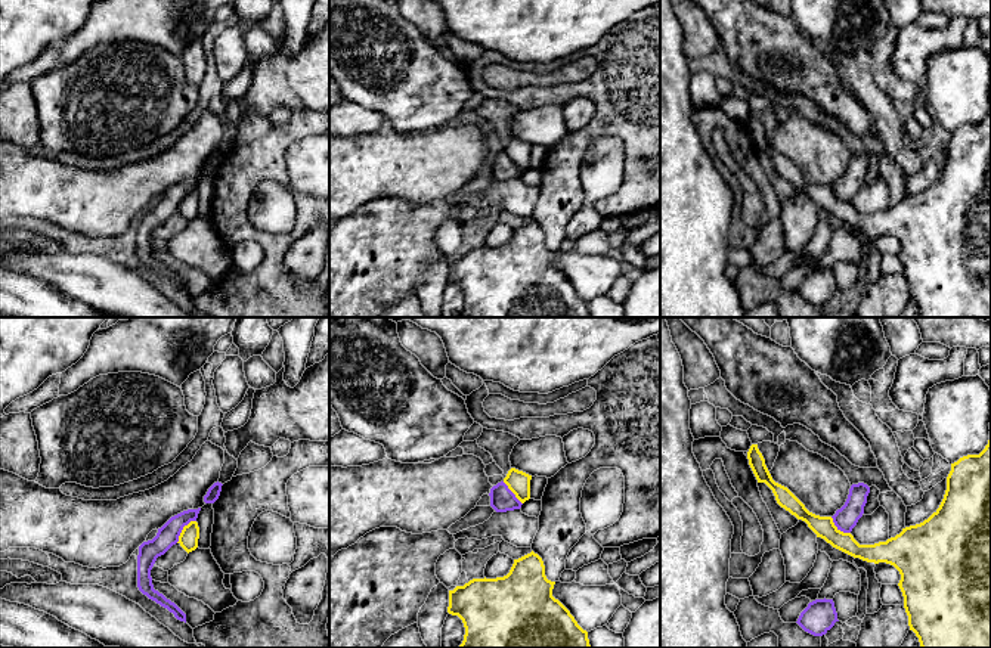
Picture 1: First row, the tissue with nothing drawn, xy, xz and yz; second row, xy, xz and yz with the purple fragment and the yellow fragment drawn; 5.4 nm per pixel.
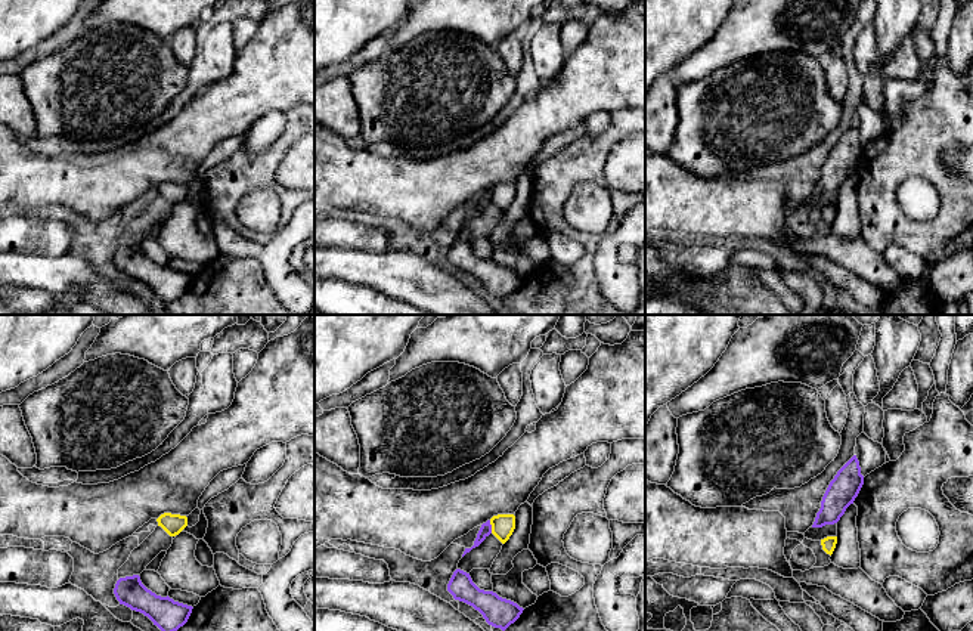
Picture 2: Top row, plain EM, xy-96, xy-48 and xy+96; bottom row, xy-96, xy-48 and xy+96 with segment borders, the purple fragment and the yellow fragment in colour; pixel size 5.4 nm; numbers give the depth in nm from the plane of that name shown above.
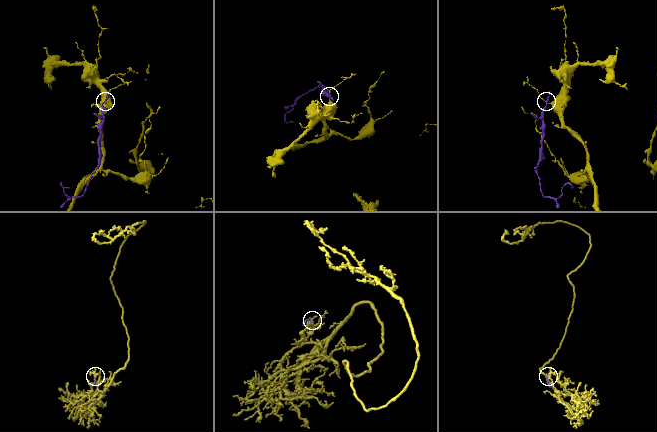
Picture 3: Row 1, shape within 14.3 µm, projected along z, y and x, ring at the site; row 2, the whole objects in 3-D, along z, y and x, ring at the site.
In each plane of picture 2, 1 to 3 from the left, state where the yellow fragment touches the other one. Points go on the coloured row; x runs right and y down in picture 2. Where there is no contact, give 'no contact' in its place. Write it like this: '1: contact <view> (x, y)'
1: no contact
2: contact xy-48 (490, 526)
3: no contact

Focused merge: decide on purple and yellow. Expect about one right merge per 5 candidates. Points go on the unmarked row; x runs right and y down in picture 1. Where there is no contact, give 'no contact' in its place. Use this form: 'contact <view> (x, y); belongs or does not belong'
contact xy (182, 198); does not belong

